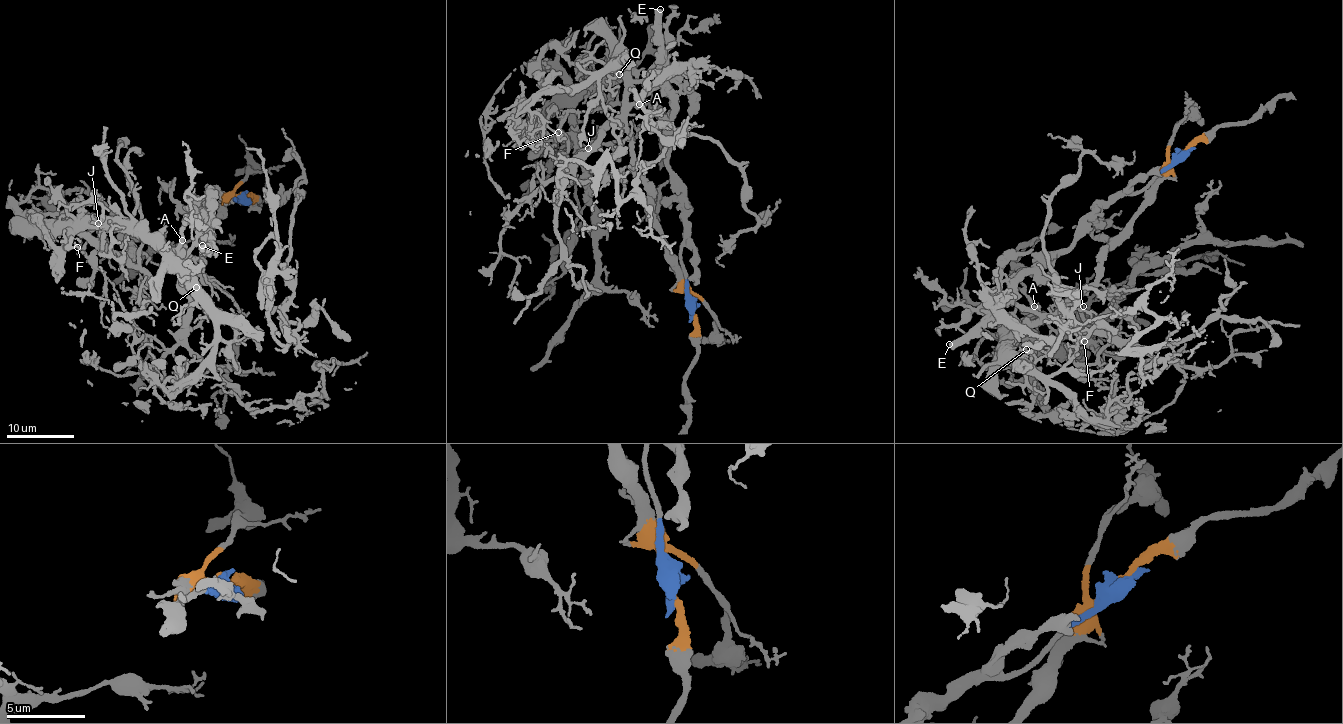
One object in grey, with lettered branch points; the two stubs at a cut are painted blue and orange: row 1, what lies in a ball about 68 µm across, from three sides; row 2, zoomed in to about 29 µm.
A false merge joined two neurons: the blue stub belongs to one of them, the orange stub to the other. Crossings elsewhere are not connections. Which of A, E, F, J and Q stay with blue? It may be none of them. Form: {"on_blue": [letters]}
{"on_blue": ["E"]}

